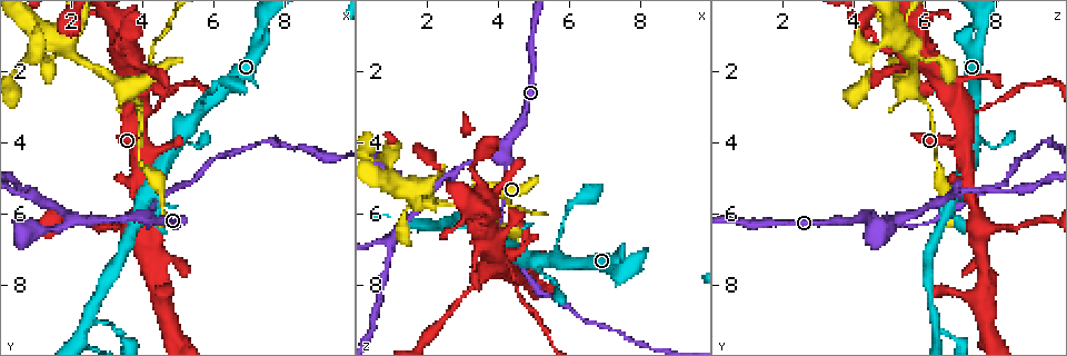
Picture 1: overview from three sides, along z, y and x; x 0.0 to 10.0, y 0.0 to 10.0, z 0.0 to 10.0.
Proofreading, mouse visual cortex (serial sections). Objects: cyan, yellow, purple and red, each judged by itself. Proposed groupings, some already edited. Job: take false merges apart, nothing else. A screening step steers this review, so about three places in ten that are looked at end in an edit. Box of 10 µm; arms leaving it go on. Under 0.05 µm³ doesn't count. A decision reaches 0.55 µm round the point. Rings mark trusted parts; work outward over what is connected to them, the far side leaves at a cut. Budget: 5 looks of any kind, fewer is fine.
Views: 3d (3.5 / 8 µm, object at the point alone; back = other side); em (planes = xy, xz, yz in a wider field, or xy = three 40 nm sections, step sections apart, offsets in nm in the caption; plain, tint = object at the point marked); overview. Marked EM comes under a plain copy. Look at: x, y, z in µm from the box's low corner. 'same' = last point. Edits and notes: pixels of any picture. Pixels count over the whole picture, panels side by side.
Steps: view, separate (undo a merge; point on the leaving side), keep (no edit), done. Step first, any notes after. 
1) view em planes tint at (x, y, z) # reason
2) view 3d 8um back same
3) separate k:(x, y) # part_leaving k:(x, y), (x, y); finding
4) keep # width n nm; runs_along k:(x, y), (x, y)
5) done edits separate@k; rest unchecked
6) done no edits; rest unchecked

view 3d 3.5um at (3.30, 2.35, 5.65)

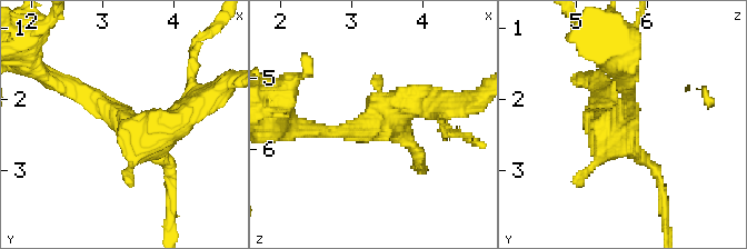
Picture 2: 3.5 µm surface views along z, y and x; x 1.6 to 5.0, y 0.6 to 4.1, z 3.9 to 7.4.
view em xy step 5 tint at (3.35, 2.35, 5.65)

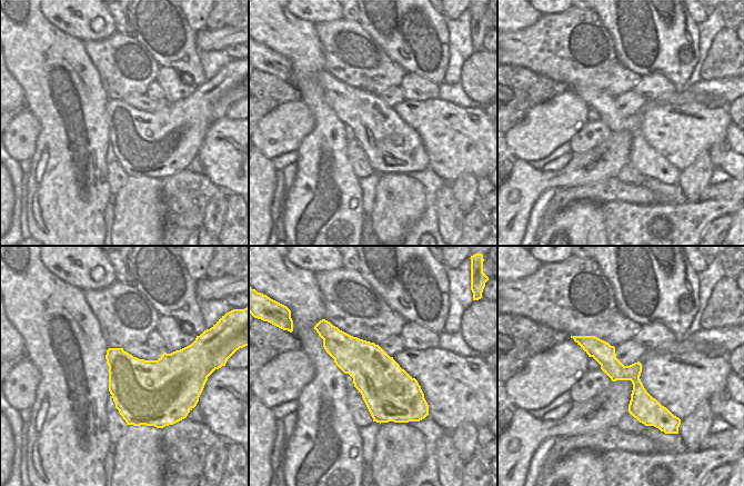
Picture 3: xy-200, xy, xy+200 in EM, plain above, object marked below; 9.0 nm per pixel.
keep # runs_along 3:(579, 339), (626, 373), (655, 413); continuous, no second cell

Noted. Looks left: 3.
view 3d 3.5um at (4.45, 3.05, 7.65) # sudden change in width

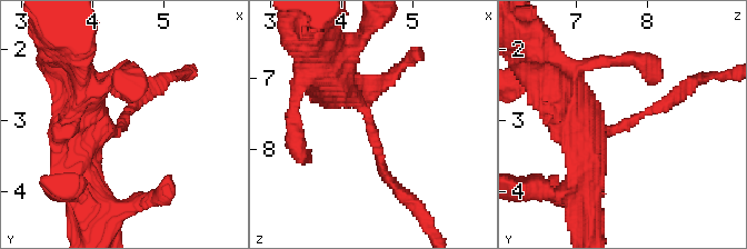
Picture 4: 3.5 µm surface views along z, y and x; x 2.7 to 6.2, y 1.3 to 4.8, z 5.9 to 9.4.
view em xy step 2 tint at (4.35, 3.00, 7.70)

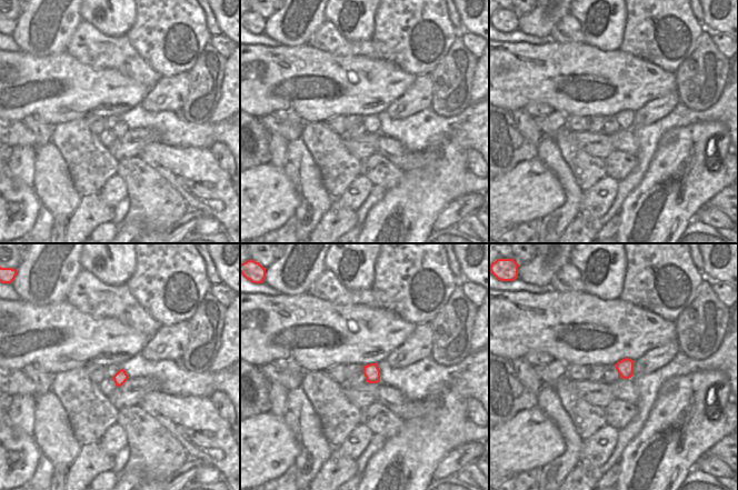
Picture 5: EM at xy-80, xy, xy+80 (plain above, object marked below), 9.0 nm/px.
separate 4:(674, 101) # arm_widths 150, 400 nm; a second cell is stuck on

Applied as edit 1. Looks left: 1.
done edits separate@4; rest unchecked

